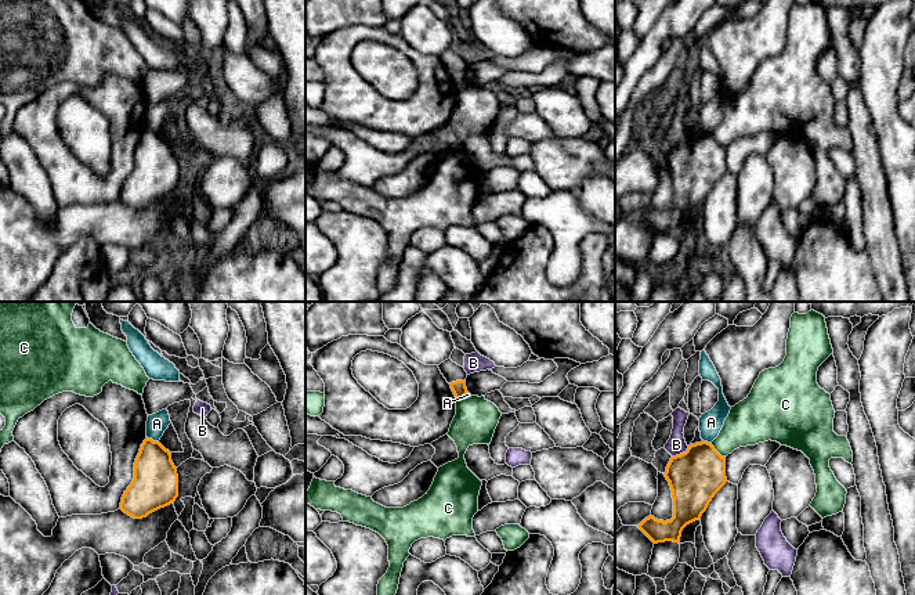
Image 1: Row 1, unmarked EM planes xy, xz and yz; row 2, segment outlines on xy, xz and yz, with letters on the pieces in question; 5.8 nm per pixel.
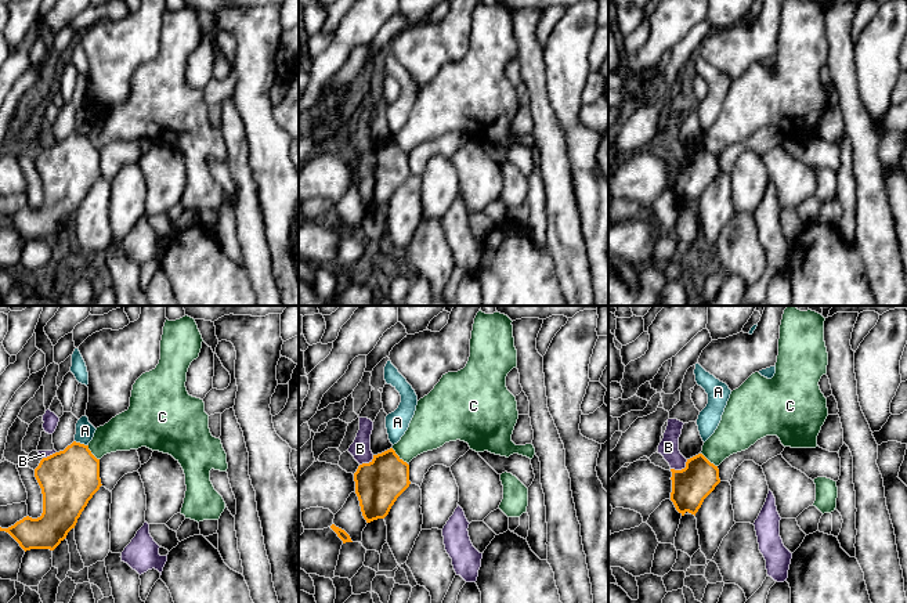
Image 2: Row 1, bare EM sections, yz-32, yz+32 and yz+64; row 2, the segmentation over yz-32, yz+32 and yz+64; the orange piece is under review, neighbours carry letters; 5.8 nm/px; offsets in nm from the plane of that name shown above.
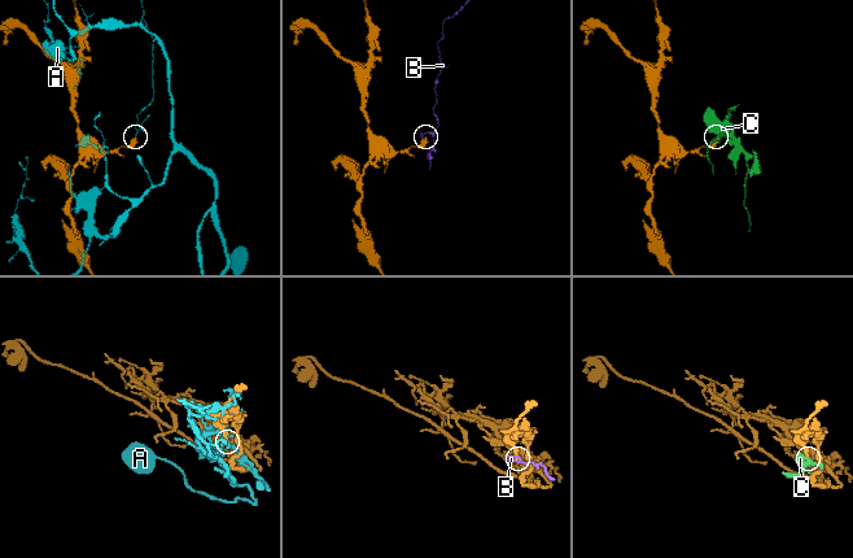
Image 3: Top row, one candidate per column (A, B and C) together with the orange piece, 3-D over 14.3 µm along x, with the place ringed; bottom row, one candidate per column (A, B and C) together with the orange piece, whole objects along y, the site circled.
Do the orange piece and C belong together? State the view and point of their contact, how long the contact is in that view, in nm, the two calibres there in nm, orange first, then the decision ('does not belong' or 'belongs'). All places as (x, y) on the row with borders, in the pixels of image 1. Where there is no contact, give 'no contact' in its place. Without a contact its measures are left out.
contact yz (716, 451); length 120 nm; calibres 300 and 260 nm; does not belong

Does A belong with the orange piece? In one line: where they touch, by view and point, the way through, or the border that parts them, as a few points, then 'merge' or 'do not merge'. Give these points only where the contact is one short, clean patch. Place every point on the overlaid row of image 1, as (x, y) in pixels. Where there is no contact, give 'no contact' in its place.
meets orange in xy at (151, 439); border along xy (147, 436), (158, 442); do not merge

